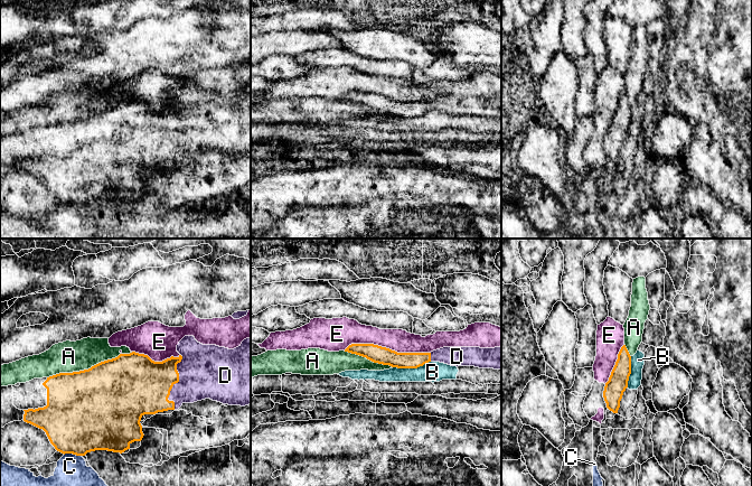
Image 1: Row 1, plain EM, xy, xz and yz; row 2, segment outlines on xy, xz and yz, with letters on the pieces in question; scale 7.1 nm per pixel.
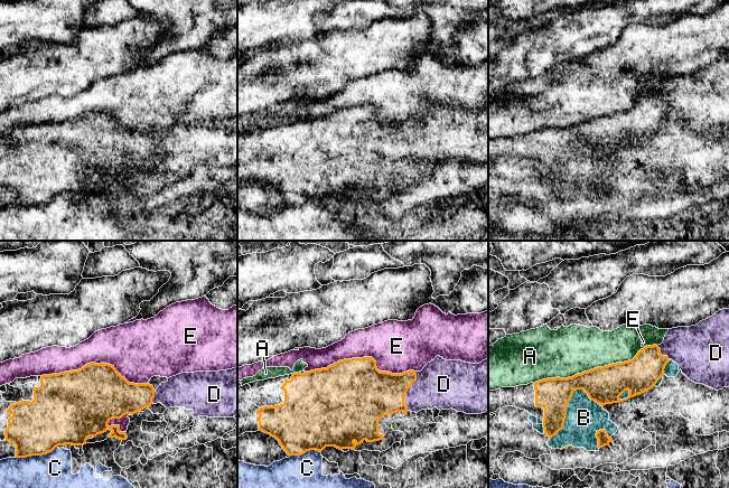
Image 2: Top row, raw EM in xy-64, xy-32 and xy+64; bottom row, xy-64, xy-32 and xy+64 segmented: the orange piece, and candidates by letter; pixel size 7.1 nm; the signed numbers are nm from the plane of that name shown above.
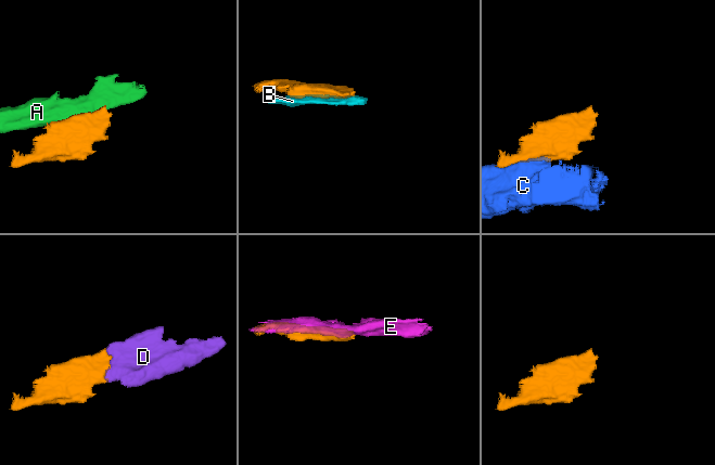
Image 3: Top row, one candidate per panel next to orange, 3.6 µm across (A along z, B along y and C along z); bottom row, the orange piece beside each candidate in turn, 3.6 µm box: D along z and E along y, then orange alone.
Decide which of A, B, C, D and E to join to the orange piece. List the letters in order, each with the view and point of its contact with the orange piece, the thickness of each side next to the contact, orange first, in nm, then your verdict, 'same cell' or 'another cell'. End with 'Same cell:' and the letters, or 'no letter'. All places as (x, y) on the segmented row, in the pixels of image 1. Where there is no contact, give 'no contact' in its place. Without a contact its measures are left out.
A: contact xy (84, 370); calibres 500 and 220 nm; another cell
B: contact xz (411, 367); calibres 130 and 140 nm; another cell
C: contact xy (73, 454); calibres 480 and 220 nm; another cell
D: contact xy (176, 382); calibres 400 and 380 nm; same cell
E: contact xz (387, 348); calibres 130 and 160 nm; another cell
Same cell: D

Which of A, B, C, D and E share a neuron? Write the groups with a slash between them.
A / B / C / D / E

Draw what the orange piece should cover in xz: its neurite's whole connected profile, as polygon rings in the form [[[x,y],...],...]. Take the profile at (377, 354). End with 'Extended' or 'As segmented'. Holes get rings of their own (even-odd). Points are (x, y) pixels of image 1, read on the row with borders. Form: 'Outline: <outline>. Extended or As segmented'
Outline: [[[351,344],[345,352],[397,368],[417,368],[429,362],[440,362],[457,367],[501,368],[501,346],[495,348],[443,347],[431,353],[397,353],[374,344]]]. Extended

